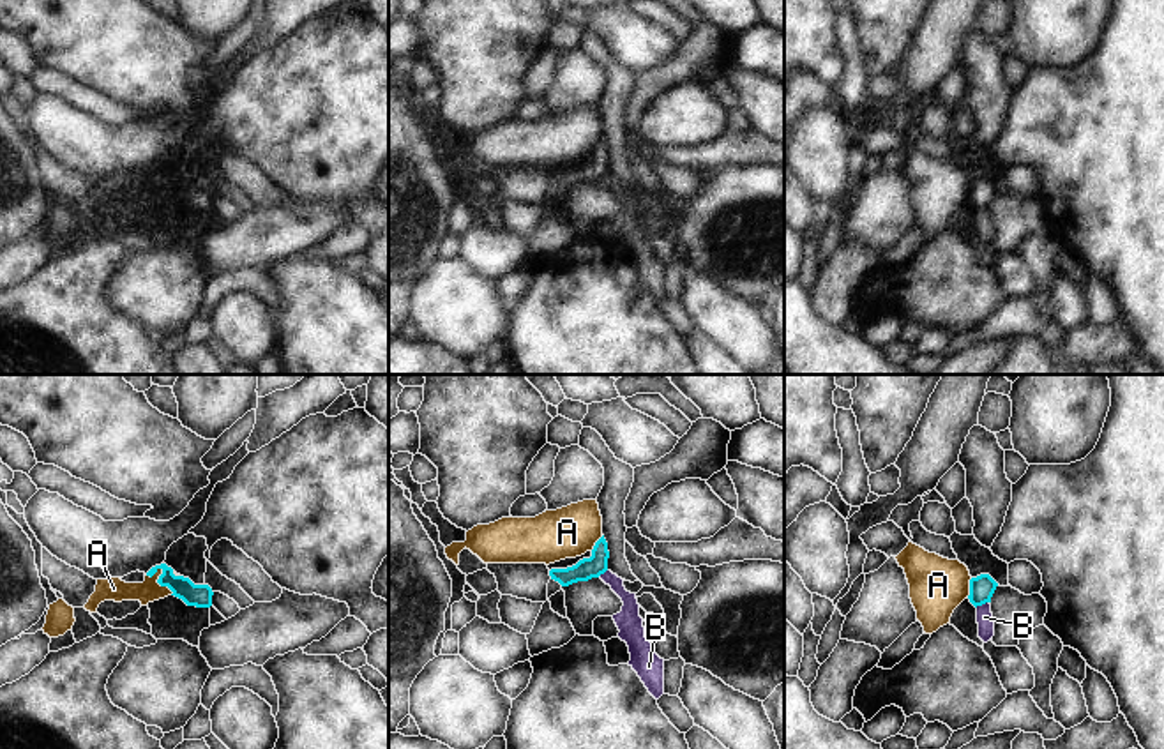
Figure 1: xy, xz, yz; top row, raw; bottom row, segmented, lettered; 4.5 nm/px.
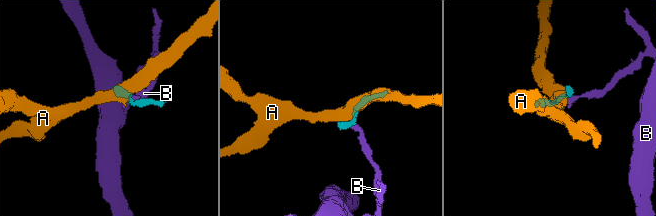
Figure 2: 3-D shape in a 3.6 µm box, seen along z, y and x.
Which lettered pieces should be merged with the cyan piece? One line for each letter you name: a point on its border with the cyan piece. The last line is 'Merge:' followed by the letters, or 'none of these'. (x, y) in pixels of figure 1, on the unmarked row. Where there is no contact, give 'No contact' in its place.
Merge: none of these.

